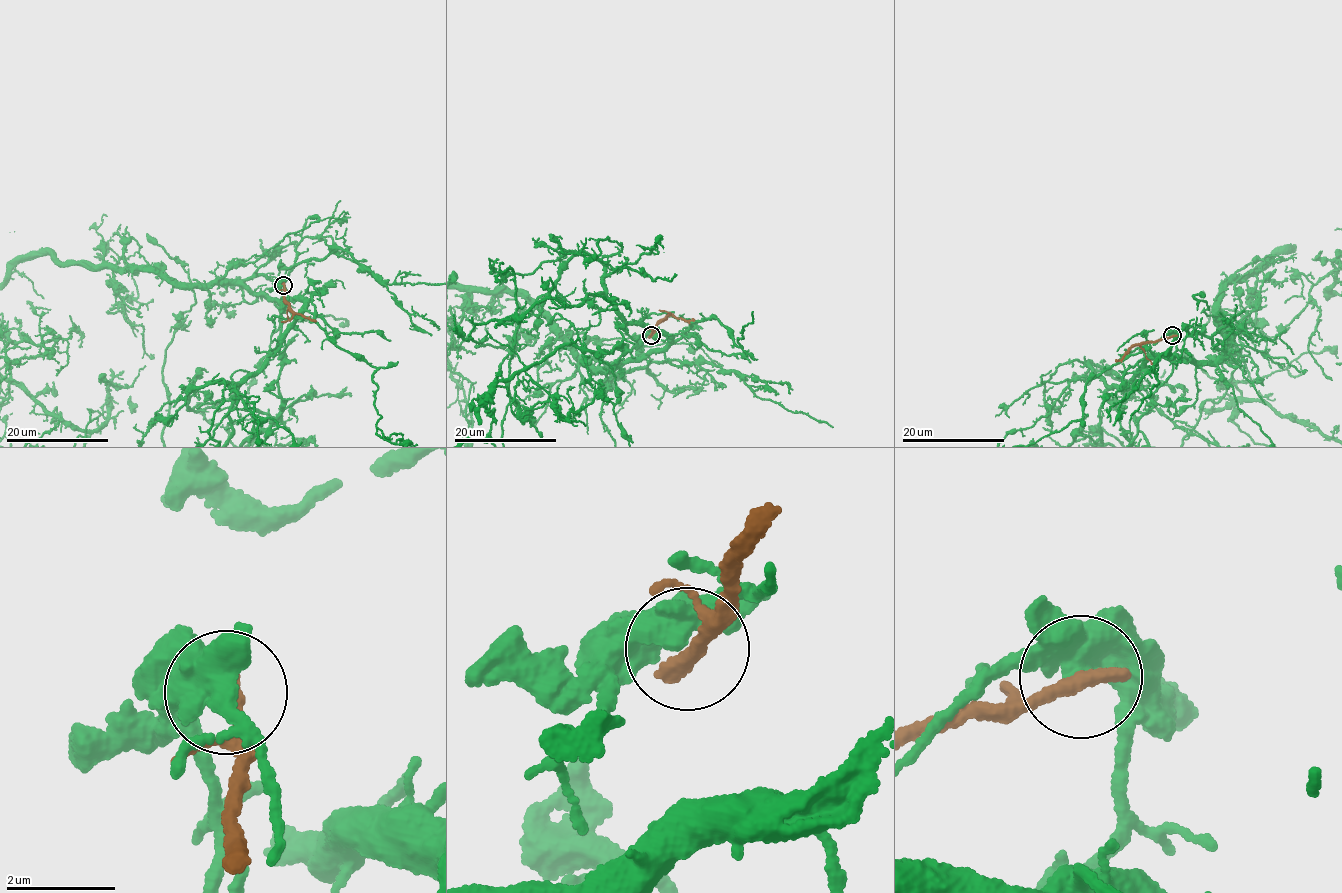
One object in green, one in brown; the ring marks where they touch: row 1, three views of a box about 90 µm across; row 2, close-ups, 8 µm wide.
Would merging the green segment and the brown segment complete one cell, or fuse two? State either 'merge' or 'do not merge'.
do not merge

